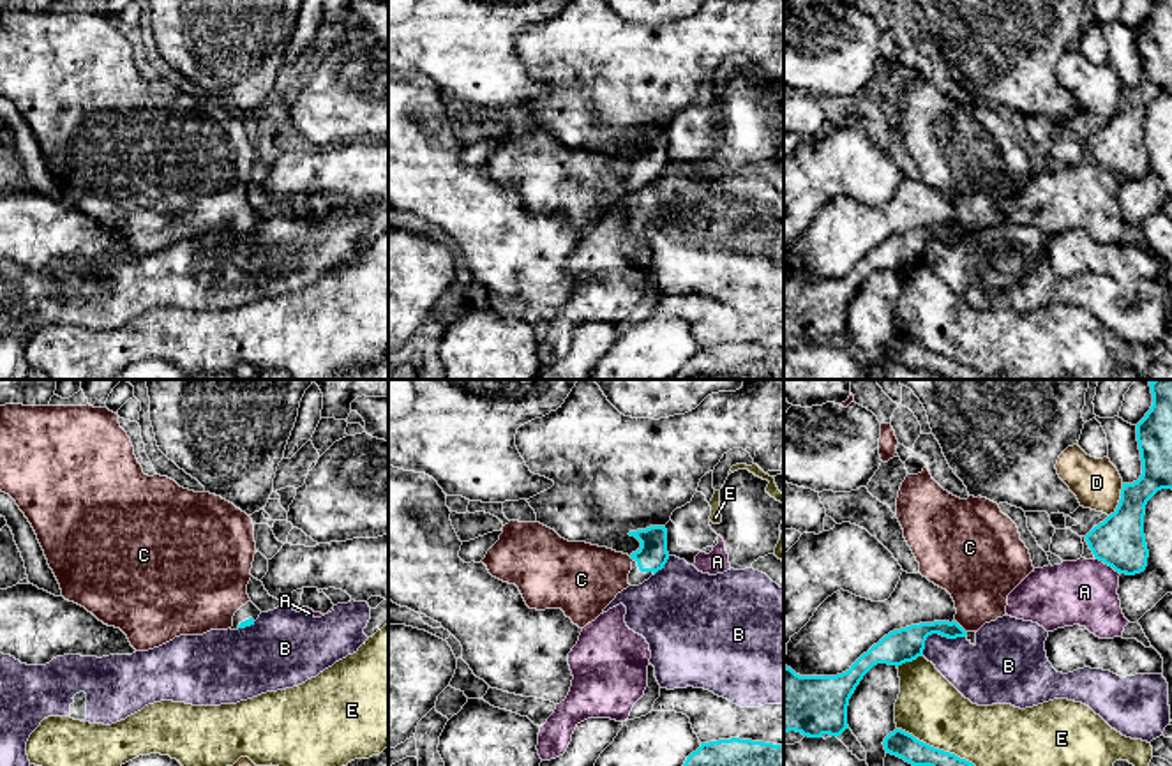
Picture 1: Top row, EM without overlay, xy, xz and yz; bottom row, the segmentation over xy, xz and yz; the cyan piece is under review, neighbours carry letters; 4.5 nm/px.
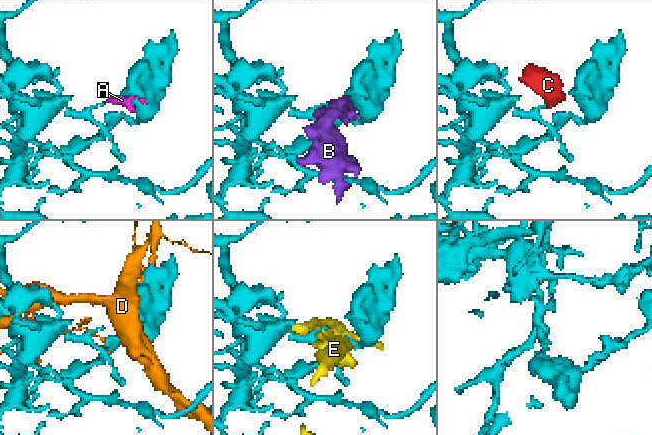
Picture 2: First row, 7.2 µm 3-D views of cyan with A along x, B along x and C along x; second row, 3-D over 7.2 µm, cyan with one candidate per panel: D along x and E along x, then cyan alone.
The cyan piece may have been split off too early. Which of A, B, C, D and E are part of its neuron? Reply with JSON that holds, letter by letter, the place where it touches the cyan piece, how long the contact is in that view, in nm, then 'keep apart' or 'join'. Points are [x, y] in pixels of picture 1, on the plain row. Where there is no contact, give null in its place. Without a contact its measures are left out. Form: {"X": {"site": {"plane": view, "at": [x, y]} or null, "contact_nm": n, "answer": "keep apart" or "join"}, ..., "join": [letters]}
{"A": {"site": {"plane": "yz", "at": [1109, 170]}, "contact_nm": 130, "answer": "keep apart"}, "B": {"site": {"plane": "yz", "at": [938, 237]}, "contact_nm": 220, "answer": "keep apart"}, "C": {"site": {"plane": "yz", "at": [961, 232]}, "contact_nm": 80, "answer": "join"}, "D": {"site": {"plane": "yz", "at": [1119, 105]}, "contact_nm": 170, "answer": "keep apart"}, "E": {"site": {"plane": "yz", "at": [909, 265]}, "contact_nm": 140, "answer": "keep apart"}, "join": ["C"]}

